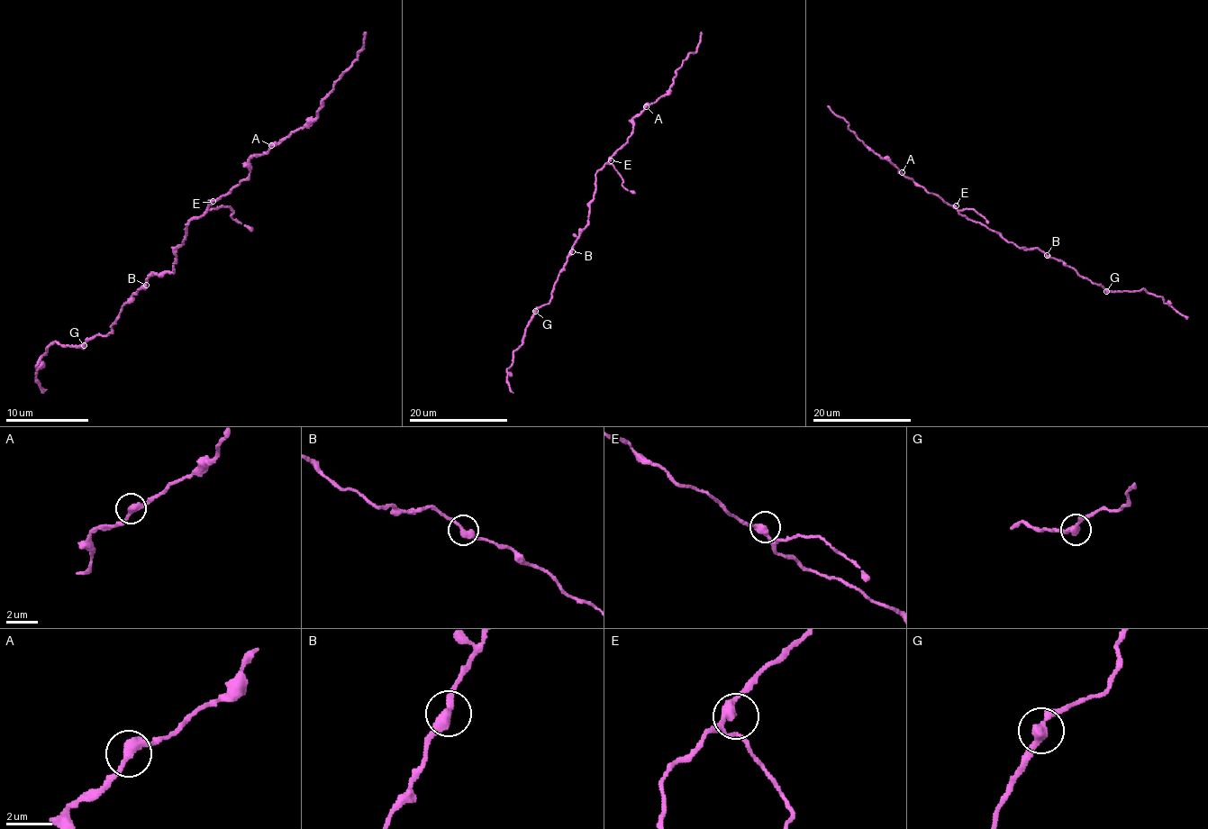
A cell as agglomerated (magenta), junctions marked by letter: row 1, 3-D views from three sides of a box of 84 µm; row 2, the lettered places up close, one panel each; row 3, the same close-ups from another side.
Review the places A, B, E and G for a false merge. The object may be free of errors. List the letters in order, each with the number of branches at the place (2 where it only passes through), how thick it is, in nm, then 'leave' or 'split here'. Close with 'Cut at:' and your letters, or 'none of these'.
A: 2 branches meet; 360 nm thick; leave
B: 2 branches meet; 360 nm thick; leave
E: 2 branches meet; 340 nm thick; leave
G: 2 branches meet; 340 nm thick; leave
Cut at: none of these

